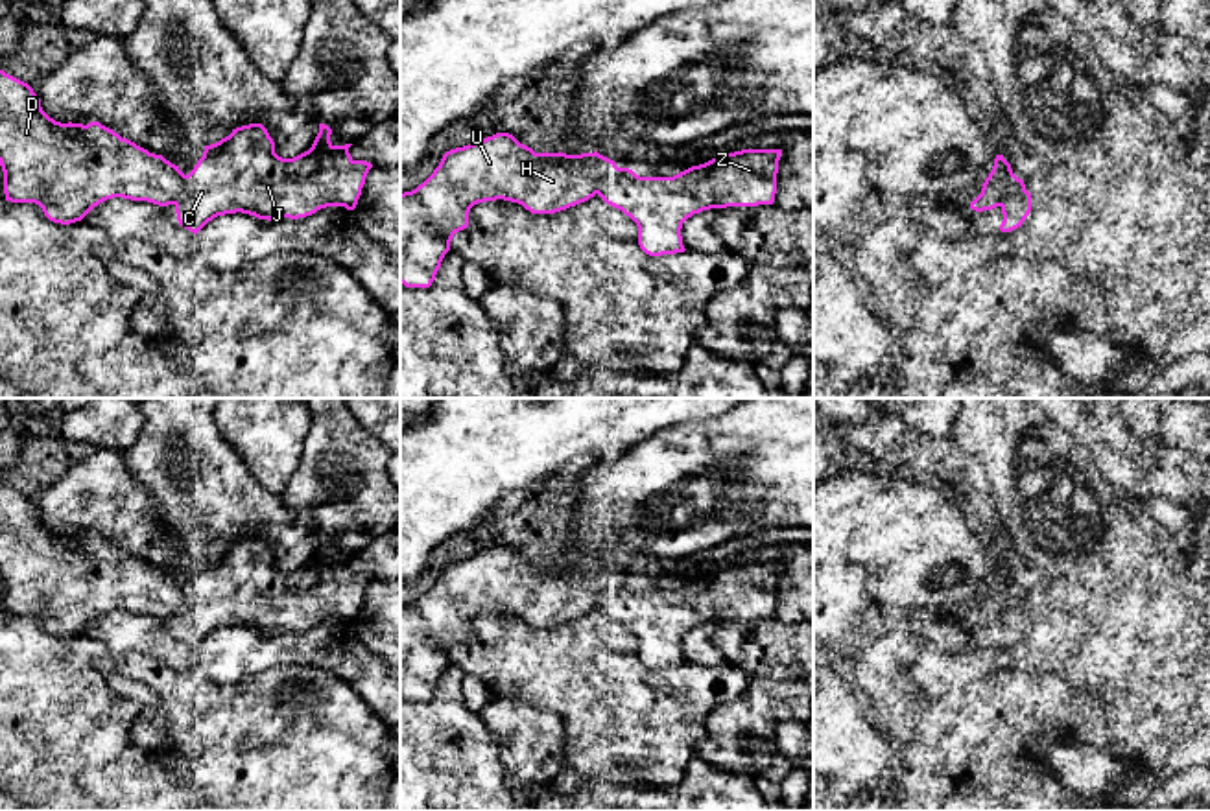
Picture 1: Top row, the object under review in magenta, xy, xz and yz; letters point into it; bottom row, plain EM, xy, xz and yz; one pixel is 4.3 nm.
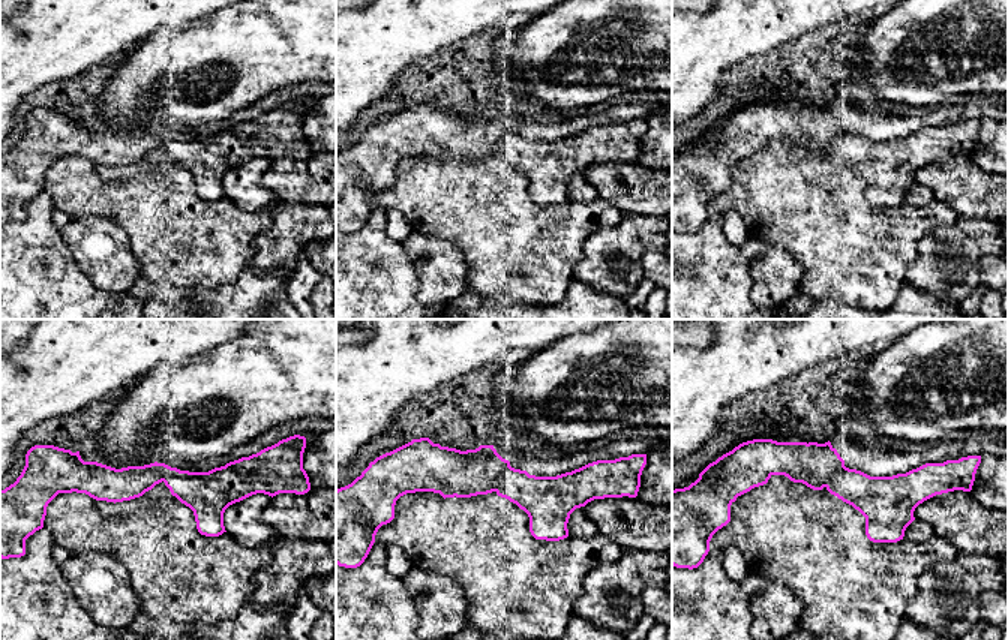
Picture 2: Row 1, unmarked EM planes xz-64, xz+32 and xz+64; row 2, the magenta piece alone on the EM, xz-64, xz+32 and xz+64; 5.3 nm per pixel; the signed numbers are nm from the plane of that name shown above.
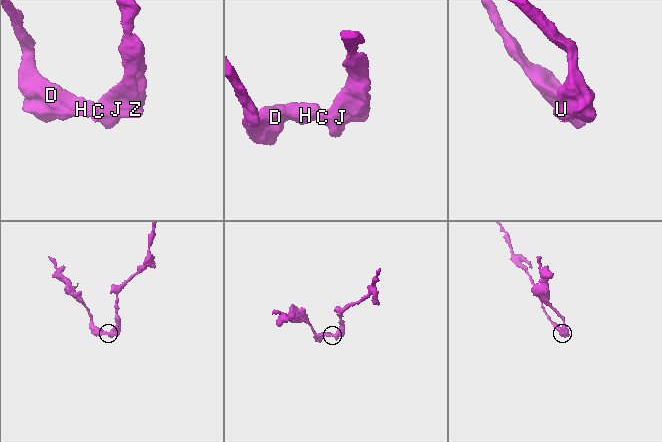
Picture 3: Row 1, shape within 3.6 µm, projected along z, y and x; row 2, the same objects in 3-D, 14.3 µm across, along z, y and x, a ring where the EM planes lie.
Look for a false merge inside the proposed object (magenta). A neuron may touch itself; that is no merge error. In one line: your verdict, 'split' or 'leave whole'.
leave whole

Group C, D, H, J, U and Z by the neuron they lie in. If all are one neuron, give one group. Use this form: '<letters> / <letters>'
C D H J U Z

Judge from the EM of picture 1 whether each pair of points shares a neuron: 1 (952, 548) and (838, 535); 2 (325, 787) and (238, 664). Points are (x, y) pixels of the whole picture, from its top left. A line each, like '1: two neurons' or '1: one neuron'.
1: one neuron
2: two neurons

